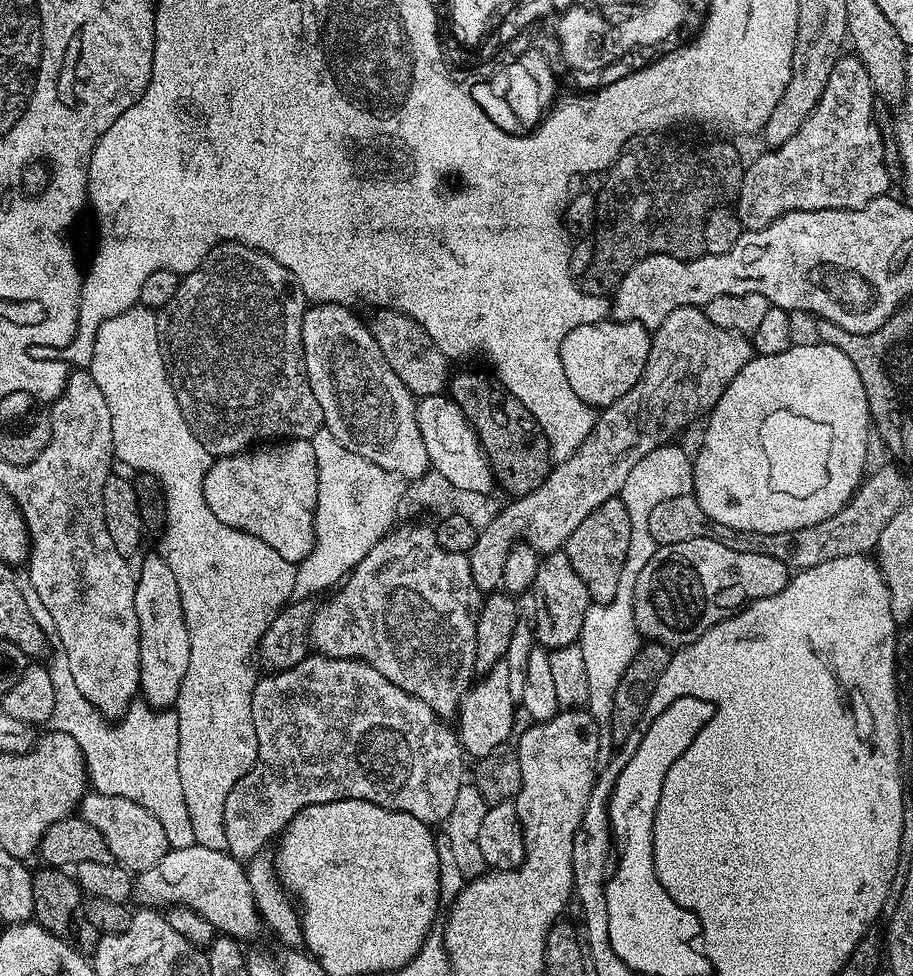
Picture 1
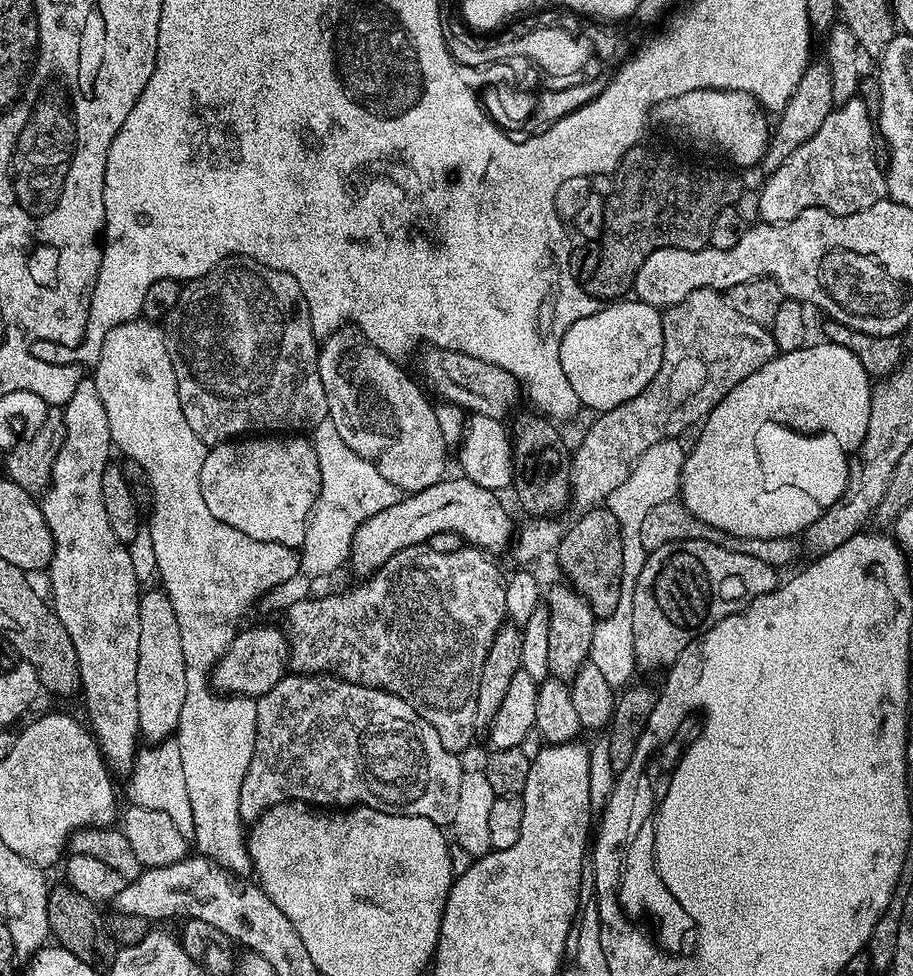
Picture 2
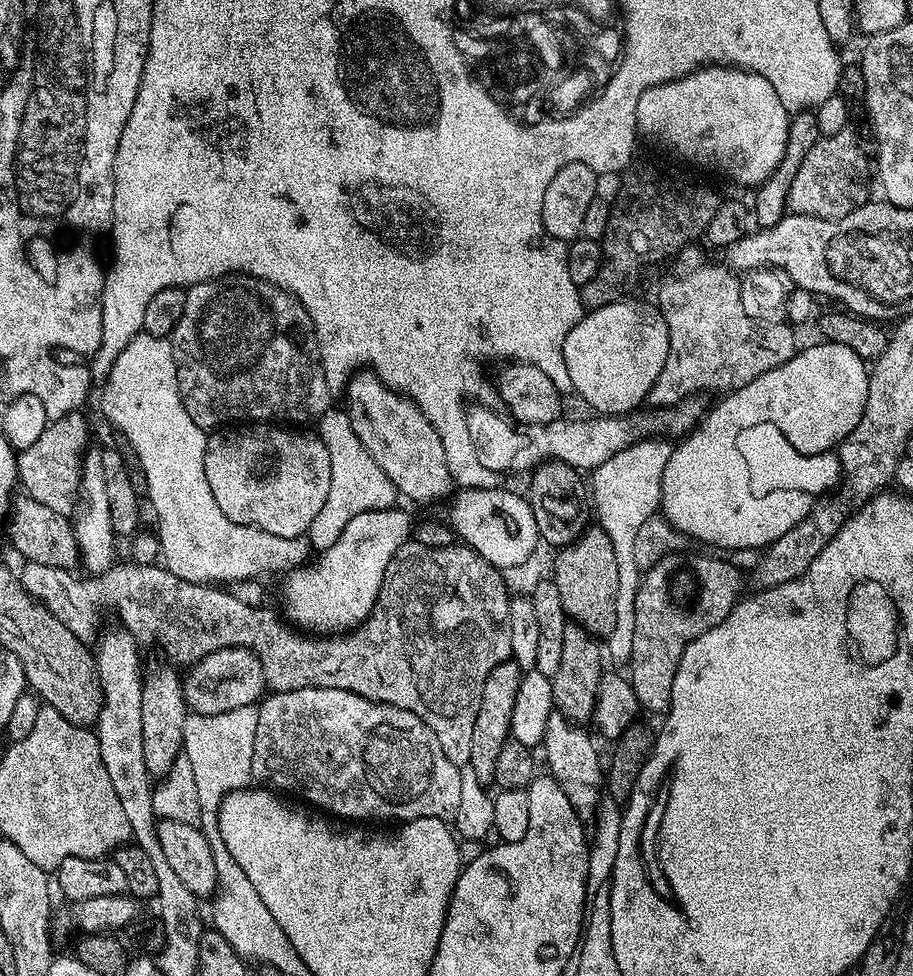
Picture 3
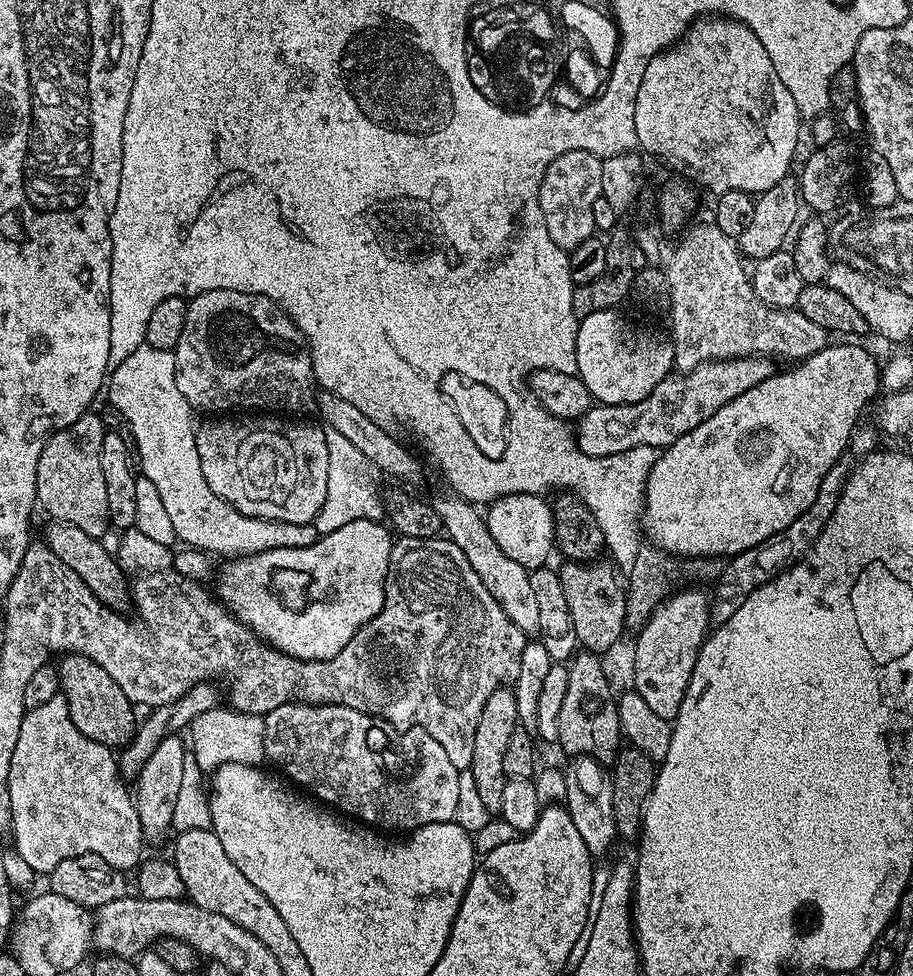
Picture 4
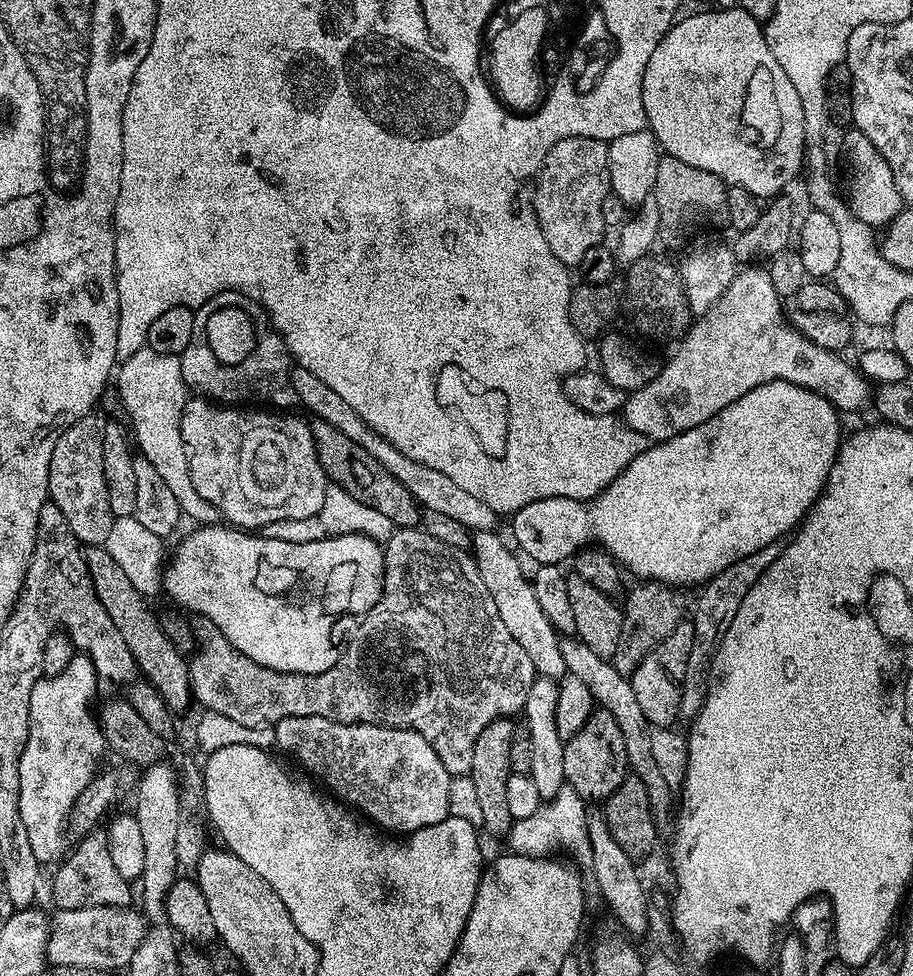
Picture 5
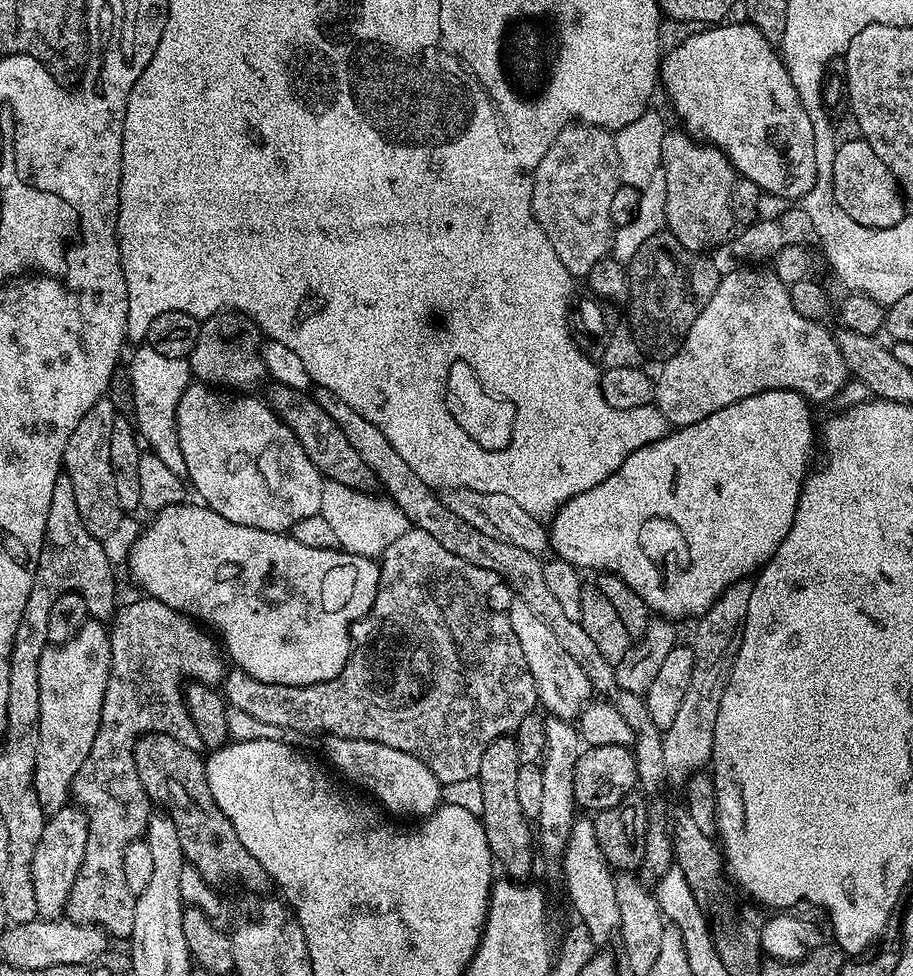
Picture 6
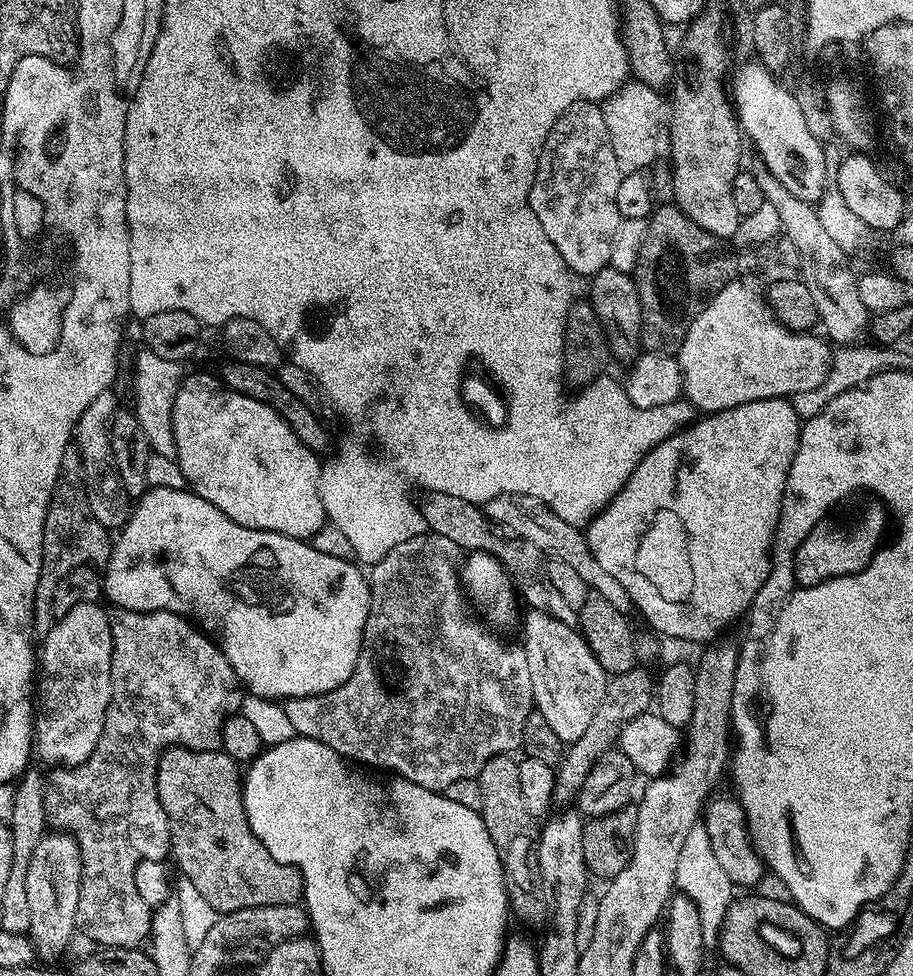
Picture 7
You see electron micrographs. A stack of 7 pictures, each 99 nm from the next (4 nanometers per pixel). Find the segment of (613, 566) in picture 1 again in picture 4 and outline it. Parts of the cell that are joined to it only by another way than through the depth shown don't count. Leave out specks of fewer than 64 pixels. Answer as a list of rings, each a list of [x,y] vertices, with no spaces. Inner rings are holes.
[[[564,562],[558,571],[566,602],[570,605],[570,618],[574,618],[574,634],[581,649],[605,654],[626,632],[626,592],[612,573],[613,565],[601,562]]]

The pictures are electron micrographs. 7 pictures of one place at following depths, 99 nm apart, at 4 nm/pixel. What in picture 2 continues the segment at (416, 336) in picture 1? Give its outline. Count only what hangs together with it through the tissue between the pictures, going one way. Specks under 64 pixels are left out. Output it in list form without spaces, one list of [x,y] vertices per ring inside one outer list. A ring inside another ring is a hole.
[[[425,346],[421,347],[418,353],[420,372],[425,380],[423,383],[433,393],[436,391],[441,396],[439,397],[441,401],[460,405],[462,409],[475,415],[492,416],[496,420],[503,421],[504,415],[519,400],[522,400],[520,382],[510,373],[504,375],[504,372],[477,363],[475,359],[468,359],[466,355],[457,355],[452,352],[430,352]]]

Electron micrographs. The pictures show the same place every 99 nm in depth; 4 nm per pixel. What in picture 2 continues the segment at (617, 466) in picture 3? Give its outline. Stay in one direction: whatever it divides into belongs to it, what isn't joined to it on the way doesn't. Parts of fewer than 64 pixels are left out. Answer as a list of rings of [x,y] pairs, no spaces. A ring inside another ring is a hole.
[[[676,438],[659,440],[638,458],[638,462],[630,470],[626,482],[622,482],[616,490],[609,494],[606,506],[618,518],[618,526],[622,530],[622,598],[618,598],[618,610],[609,616],[601,616],[594,626],[594,642],[590,642],[590,662],[598,666],[602,678],[610,682],[614,690],[620,690],[633,679],[632,672],[637,671],[634,654],[634,626],[632,625],[632,599],[634,586],[642,566],[646,562],[649,549],[642,542],[642,522],[650,509],[658,506],[658,502],[677,499],[680,495],[680,479],[686,448]]]

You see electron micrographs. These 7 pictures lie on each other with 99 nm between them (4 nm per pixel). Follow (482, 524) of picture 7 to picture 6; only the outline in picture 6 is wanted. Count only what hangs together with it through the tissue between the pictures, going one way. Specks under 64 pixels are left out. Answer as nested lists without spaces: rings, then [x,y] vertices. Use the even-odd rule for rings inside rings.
[[[316,388],[312,394],[318,402],[318,406],[333,418],[334,422],[342,428],[342,434],[349,439],[350,446],[362,457],[362,462],[370,466],[370,470],[376,476],[376,481],[381,486],[389,500],[398,506],[403,512],[411,527],[424,530],[432,538],[438,539],[450,554],[463,558],[471,565],[486,569],[495,575],[499,574],[514,588],[514,593],[520,600],[526,602],[540,621],[553,631],[554,636],[561,643],[572,658],[582,667],[586,676],[590,679],[591,686],[595,691],[602,694],[613,691],[616,688],[615,667],[606,662],[598,651],[598,646],[591,641],[590,634],[583,630],[579,620],[567,617],[563,607],[550,591],[546,584],[546,576],[543,559],[535,552],[523,550],[521,547],[510,546],[509,543],[498,542],[497,539],[487,537],[480,530],[475,529],[468,522],[453,514],[443,502],[443,499],[433,490],[432,486],[423,482],[418,474],[410,468],[402,456],[394,450],[390,440],[386,438],[378,426],[363,418],[352,406],[349,406],[336,394],[325,388]]]

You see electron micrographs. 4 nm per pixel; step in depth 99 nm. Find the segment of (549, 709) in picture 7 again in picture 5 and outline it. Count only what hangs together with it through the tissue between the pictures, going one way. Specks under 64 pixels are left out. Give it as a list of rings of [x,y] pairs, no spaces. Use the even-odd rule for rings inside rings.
[[[495,531],[477,532],[471,537],[471,547],[476,548],[474,559],[478,574],[482,578],[482,586],[488,588],[488,593],[494,598],[494,606],[498,606],[498,615],[501,616],[506,630],[510,630],[513,638],[518,638],[518,646],[526,650],[537,673],[553,678],[563,677],[566,671],[559,649],[561,637],[546,618],[546,614],[542,614],[542,606],[538,606],[538,598],[534,598],[529,573],[524,573],[524,568],[520,565],[521,557],[511,547],[508,549],[503,538],[496,535]]]

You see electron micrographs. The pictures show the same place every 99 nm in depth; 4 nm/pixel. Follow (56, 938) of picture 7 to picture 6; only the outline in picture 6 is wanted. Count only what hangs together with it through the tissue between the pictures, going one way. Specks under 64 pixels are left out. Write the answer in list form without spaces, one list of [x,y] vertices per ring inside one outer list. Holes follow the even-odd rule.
[[[65,806],[45,819],[42,838],[38,838],[38,847],[34,850],[32,863],[34,898],[38,901],[41,917],[60,918],[65,915],[68,895],[70,890],[74,890],[74,882],[78,878],[82,858],[86,858],[87,841],[88,819],[83,808]]]

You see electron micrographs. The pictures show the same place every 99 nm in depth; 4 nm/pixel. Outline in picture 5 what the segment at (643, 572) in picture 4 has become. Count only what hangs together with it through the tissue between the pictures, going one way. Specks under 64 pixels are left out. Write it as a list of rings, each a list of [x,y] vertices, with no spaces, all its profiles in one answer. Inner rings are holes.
[[[644,580],[637,584],[640,585],[630,589],[628,598],[622,602],[622,635],[618,637],[618,650],[610,658],[613,666],[625,674],[631,674],[642,658],[646,658],[646,654],[658,646],[658,642],[674,634],[676,627],[685,619],[690,604],[690,600],[680,593],[683,591],[679,587],[662,584],[658,580]]]

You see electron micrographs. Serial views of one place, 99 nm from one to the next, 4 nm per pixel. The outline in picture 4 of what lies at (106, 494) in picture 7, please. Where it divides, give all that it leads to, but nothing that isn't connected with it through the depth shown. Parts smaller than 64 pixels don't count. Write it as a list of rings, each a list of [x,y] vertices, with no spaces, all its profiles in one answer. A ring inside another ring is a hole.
[[[89,410],[70,426],[58,430],[46,442],[42,450],[42,458],[38,458],[38,474],[36,475],[36,503],[41,509],[52,515],[53,521],[70,526],[78,526],[85,534],[97,538],[107,537],[110,532],[108,507],[106,506],[106,482],[102,478],[102,438],[106,425]]]

